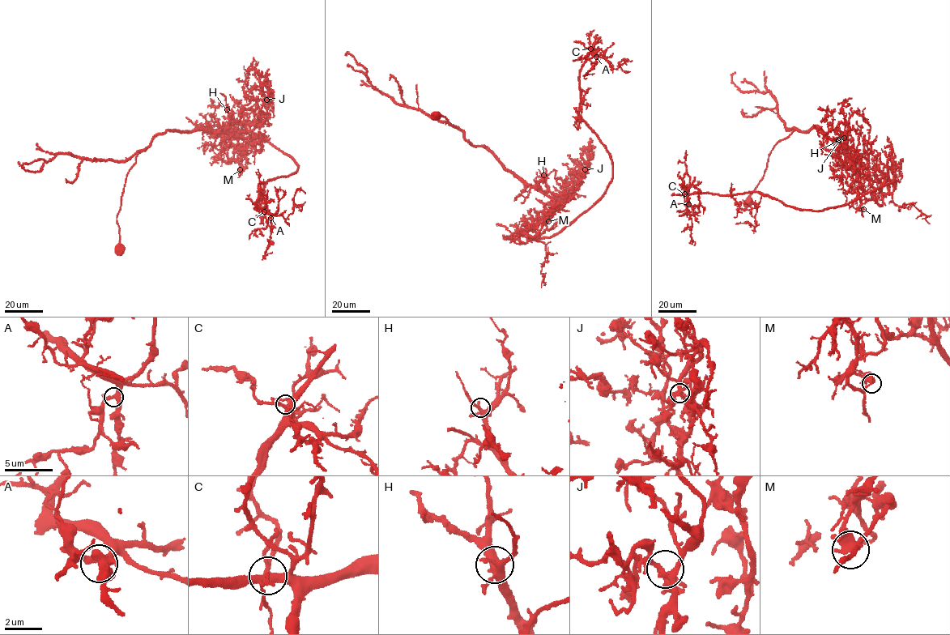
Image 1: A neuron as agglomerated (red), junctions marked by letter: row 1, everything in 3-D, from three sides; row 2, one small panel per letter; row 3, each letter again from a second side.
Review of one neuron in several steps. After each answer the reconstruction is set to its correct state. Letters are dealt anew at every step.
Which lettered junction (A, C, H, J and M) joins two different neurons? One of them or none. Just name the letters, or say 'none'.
M

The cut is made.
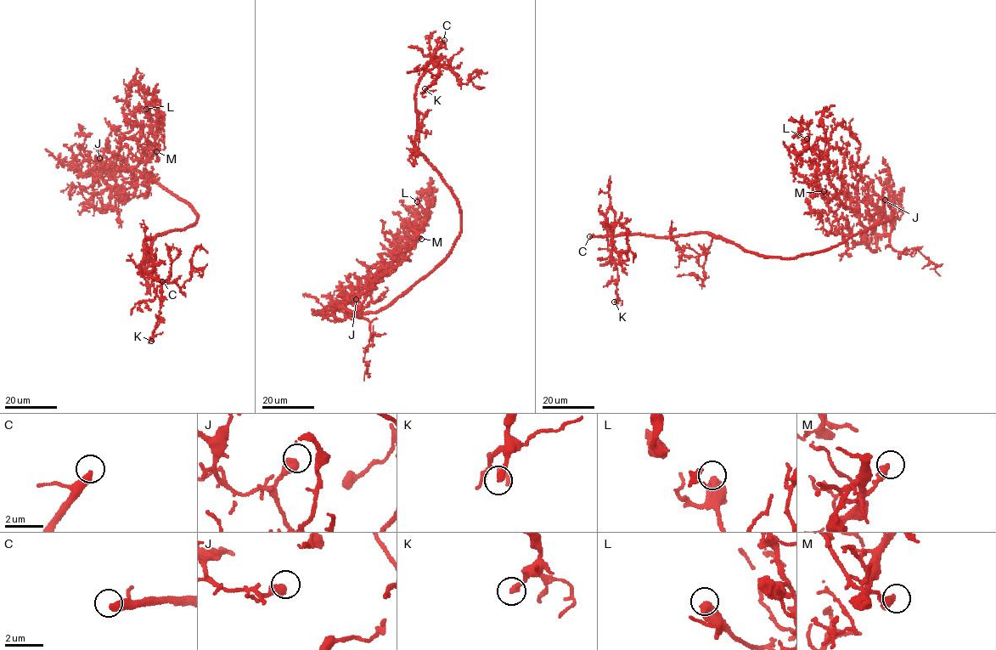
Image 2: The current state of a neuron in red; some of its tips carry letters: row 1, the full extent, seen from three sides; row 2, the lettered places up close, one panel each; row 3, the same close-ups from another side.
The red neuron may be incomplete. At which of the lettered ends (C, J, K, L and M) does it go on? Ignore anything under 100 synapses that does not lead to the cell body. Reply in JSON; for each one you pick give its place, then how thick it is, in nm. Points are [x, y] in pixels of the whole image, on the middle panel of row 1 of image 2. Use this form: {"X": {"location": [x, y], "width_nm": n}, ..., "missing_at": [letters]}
{"C": {"location": [444, 40], "width_nm": 400}, "missing_at": ["C"]}

